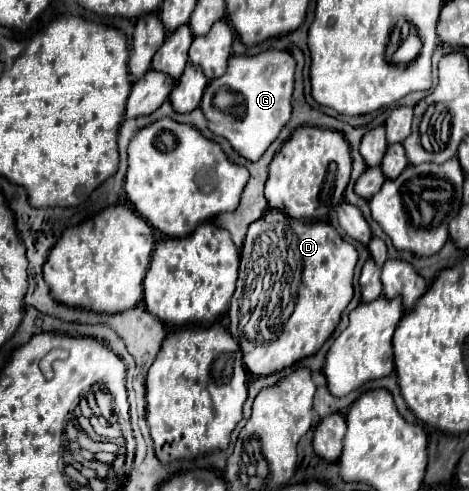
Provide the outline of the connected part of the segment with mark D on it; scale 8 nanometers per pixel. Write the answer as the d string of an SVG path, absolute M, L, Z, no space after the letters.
M269 209L261 219L249 225L241 249L237 289L229 309L229 333L239 341L243 363L253 375L271 375L291 367L295 361L313 355L329 339L339 323L343 309L353 297L351 283L355 265L355 247L345 243L337 229L327 221L297 221L277 209Z

